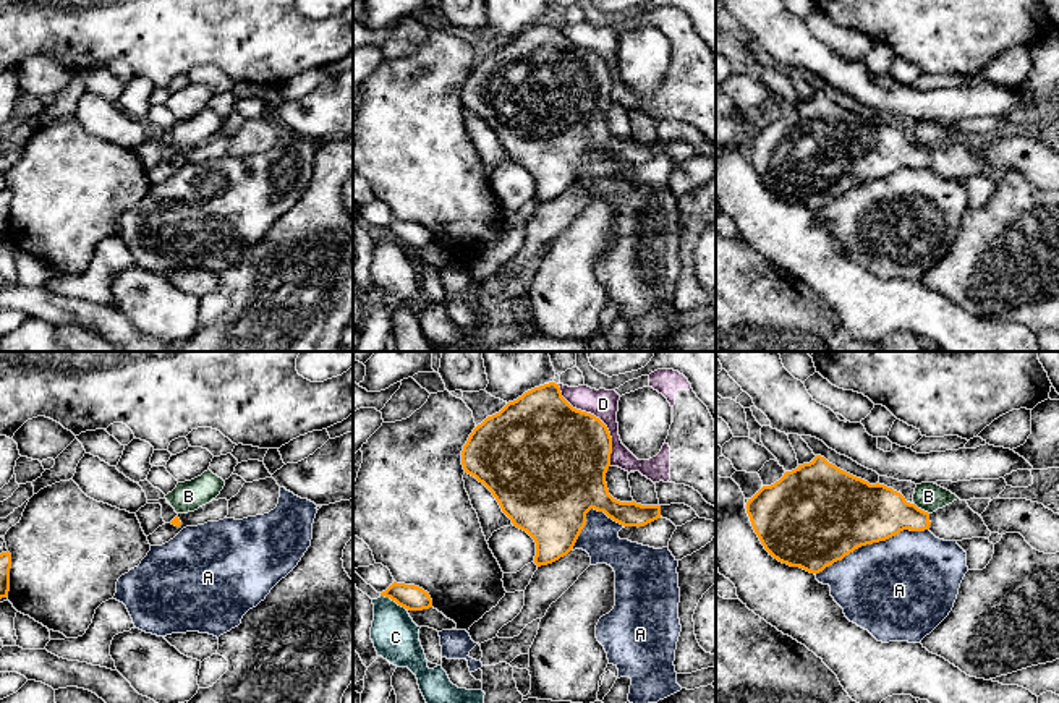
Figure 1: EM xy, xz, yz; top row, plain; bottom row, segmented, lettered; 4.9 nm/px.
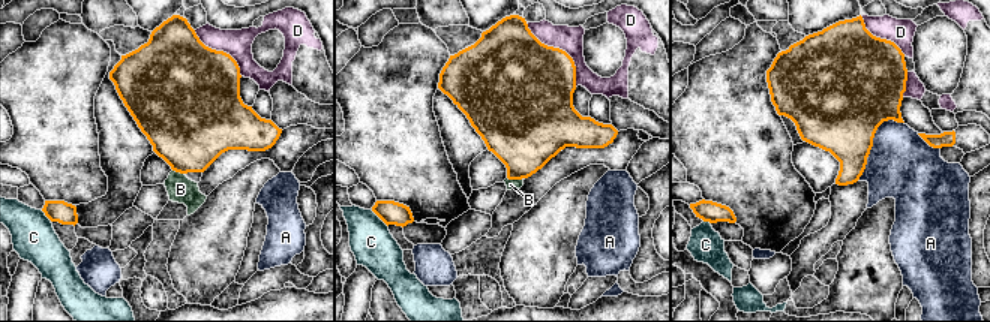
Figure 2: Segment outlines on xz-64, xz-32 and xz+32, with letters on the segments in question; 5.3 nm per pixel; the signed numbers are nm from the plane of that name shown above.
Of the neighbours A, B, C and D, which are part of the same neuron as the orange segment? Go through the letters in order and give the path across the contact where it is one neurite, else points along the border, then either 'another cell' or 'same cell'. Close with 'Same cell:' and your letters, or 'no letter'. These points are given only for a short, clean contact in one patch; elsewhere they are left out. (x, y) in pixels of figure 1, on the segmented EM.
A: another cell
B: border along yz (914, 502), (928, 514); another cell
C: border along xz (381, 595), (394, 600), (405, 609); another cell
D: another cell
Same cell: no letter

